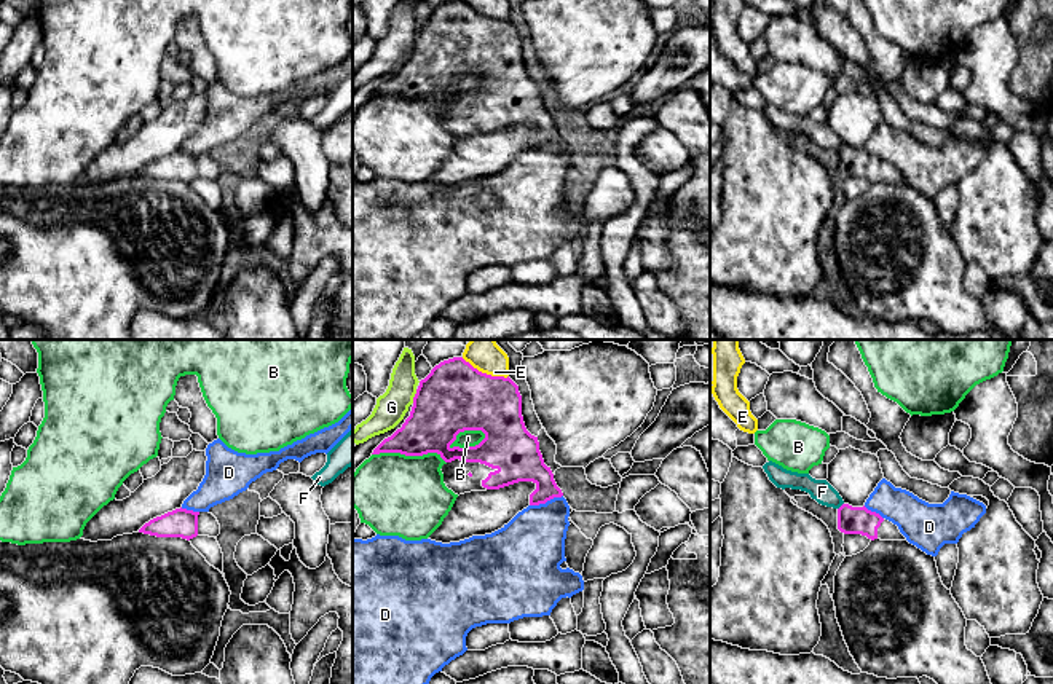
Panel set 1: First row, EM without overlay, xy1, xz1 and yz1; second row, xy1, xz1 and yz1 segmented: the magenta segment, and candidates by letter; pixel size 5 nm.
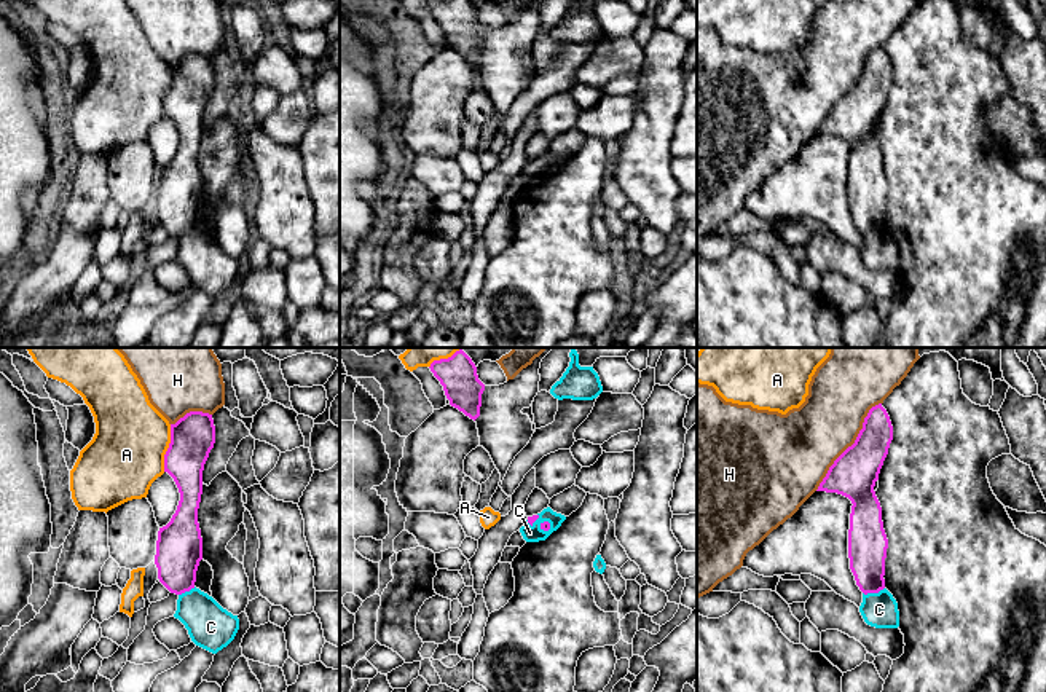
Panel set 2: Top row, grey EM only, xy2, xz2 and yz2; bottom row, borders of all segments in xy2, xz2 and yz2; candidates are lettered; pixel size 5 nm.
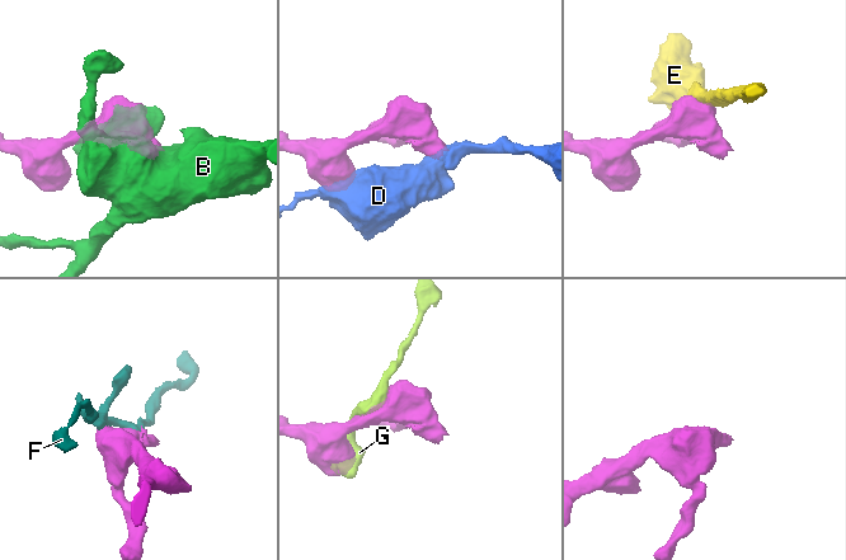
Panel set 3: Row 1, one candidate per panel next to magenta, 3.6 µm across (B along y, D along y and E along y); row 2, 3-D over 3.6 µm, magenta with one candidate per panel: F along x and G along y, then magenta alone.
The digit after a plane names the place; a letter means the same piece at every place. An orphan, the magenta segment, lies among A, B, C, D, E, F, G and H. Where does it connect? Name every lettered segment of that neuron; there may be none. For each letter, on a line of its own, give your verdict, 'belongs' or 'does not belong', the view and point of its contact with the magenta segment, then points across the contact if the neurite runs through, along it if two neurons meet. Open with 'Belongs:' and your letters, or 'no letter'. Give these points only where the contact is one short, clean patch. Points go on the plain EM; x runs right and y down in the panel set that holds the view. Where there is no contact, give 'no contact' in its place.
Belongs: no letter
A: does not belong; meets magenta in xy2 at (168, 91)
B: does not belong; meets magenta in xz1 at (468, 90)
C: does not belong; meets magenta in yz2 at (872, 235); border along yz2 (884, 230), (877, 235), (863, 236)
D: does not belong; meets magenta in xz1 at (546, 144); border along xz1 (562, 137), (530, 149)
E: does not belong; meets magenta in xz1 at (485, 16)
F: does not belong; meets magenta in yz1 at (841, 149)
G: does not belong; meets magenta in xz1 at (415, 39)
H: does not belong; meets magenta in yz2 at (852, 88)

